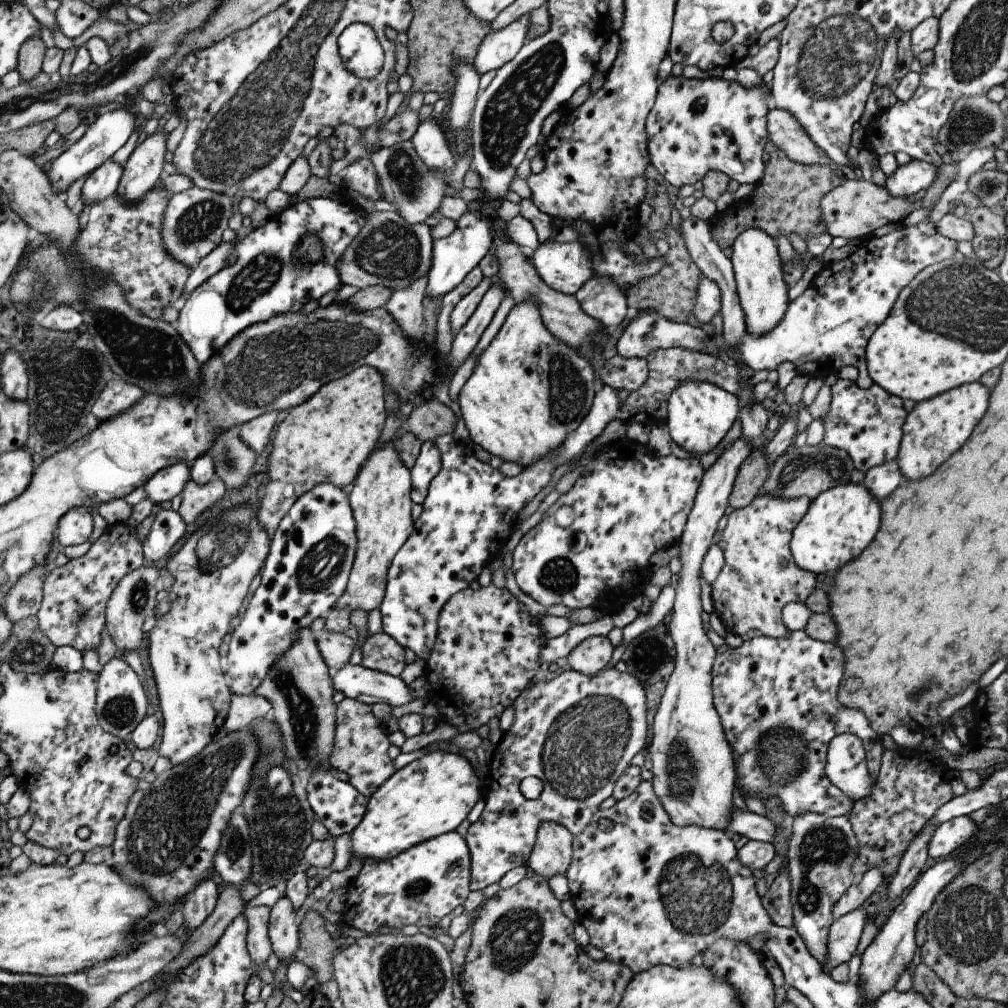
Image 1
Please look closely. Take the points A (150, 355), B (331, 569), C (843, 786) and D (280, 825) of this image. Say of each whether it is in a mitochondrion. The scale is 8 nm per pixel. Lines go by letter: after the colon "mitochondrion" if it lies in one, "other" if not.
A: mitochondrion
B: mitochondrion
C: other
D: mitochondrion

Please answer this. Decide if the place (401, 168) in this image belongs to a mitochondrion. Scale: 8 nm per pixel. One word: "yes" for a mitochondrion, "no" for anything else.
yes

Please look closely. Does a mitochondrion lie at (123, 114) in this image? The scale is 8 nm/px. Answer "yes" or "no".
no

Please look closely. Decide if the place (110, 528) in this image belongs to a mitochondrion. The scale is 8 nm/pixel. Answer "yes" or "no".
no

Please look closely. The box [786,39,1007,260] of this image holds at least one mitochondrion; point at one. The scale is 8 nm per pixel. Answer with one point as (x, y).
(974, 124)

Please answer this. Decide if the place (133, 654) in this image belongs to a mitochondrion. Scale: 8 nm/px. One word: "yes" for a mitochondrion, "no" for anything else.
no

